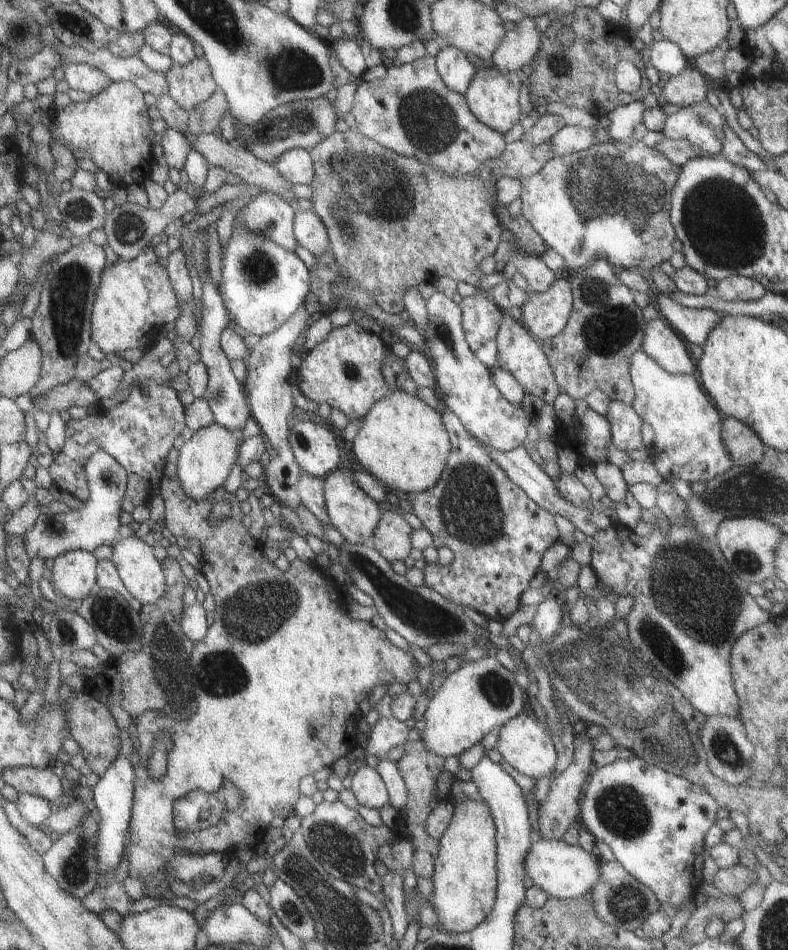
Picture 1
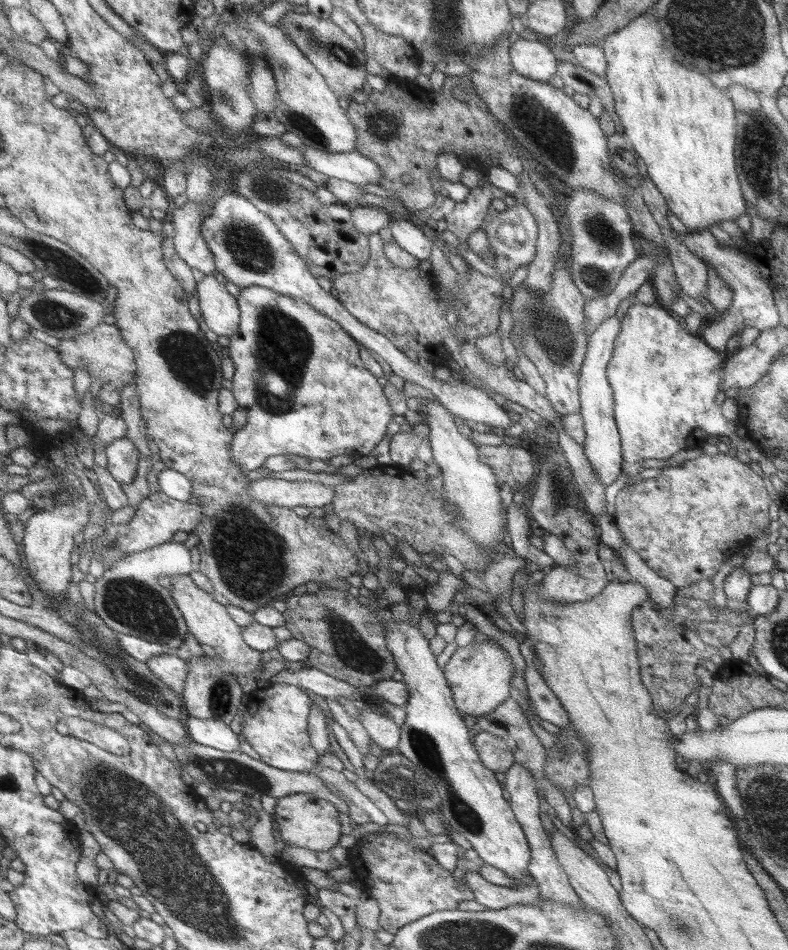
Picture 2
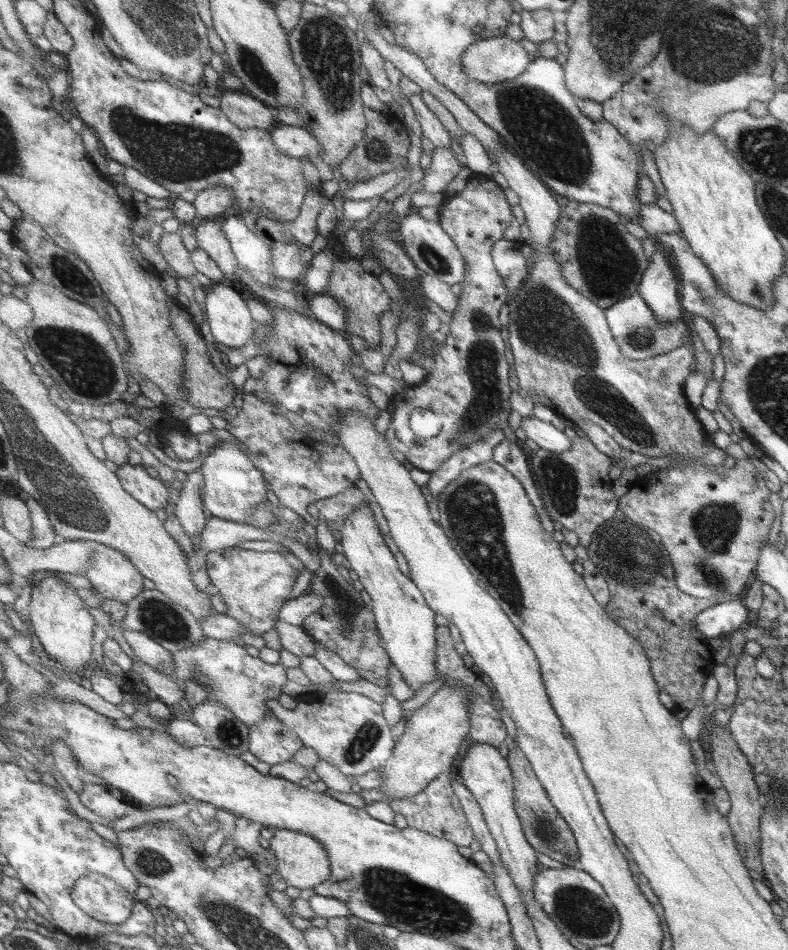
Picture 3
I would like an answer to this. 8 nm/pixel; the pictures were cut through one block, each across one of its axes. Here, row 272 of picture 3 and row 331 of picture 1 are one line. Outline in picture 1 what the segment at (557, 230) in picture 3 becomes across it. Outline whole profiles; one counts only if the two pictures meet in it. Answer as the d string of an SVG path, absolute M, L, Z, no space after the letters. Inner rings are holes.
M593 258L587 266L571 273L568 284L572 295L571 314L559 334L540 344L549 362L558 393L565 394L574 401L583 399L594 389L598 389L610 401L619 400L631 404L634 391L629 377L629 364L633 354L640 350L643 340L646 323L642 318L642 310L635 306L632 291L619 282L618 271L602 258Z

